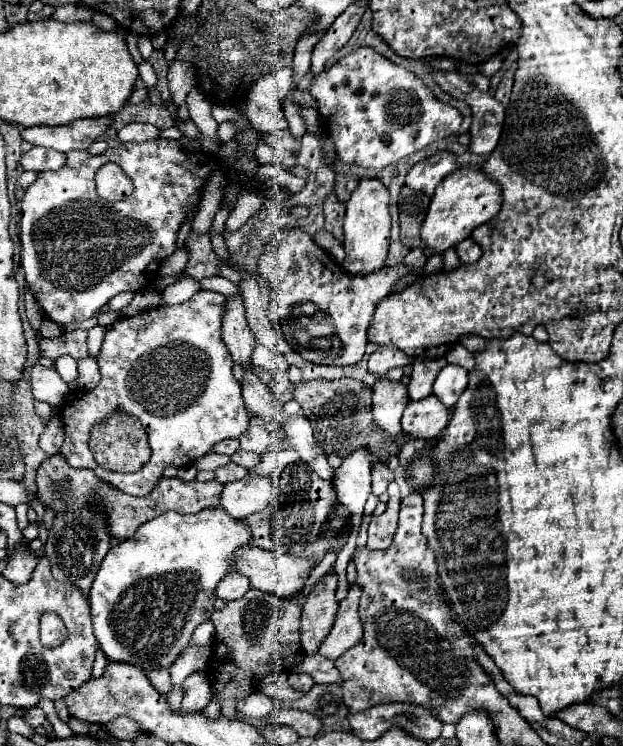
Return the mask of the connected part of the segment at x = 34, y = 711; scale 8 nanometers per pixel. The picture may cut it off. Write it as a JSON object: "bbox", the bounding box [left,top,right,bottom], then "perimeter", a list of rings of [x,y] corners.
{"bbox":[22,705,44,729],"perimeter":[[[36,705],[36,707],[30,707],[30,709],[24,709],[22,719],[24,719],[32,729],[36,729],[36,727],[40,727],[40,725],[44,723],[44,711],[42,711],[38,705]]]}

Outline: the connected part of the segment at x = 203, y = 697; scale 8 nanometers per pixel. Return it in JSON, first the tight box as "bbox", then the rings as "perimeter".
{"bbox":[180,671,212,711],"perimeter":[[[200,671],[192,673],[182,683],[182,691],[184,691],[184,699],[182,699],[180,711],[202,711],[212,697],[208,675],[200,673]]]}

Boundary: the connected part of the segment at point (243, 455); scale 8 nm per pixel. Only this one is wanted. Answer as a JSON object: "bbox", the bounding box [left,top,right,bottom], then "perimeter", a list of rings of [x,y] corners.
{"bbox":[230,451,260,469],"perimeter":[[[236,451],[232,457],[230,457],[236,465],[244,467],[244,469],[250,469],[254,467],[258,461],[260,461],[260,455],[258,453],[250,453],[250,451]]]}

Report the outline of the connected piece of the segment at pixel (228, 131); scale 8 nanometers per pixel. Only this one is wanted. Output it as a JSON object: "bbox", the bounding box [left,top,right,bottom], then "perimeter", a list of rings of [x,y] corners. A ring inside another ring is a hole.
{"bbox":[218,121,236,143],"perimeter":[[[224,121],[224,123],[218,125],[218,139],[220,139],[222,143],[232,141],[234,135],[236,135],[236,123],[234,123],[234,121]]]}

